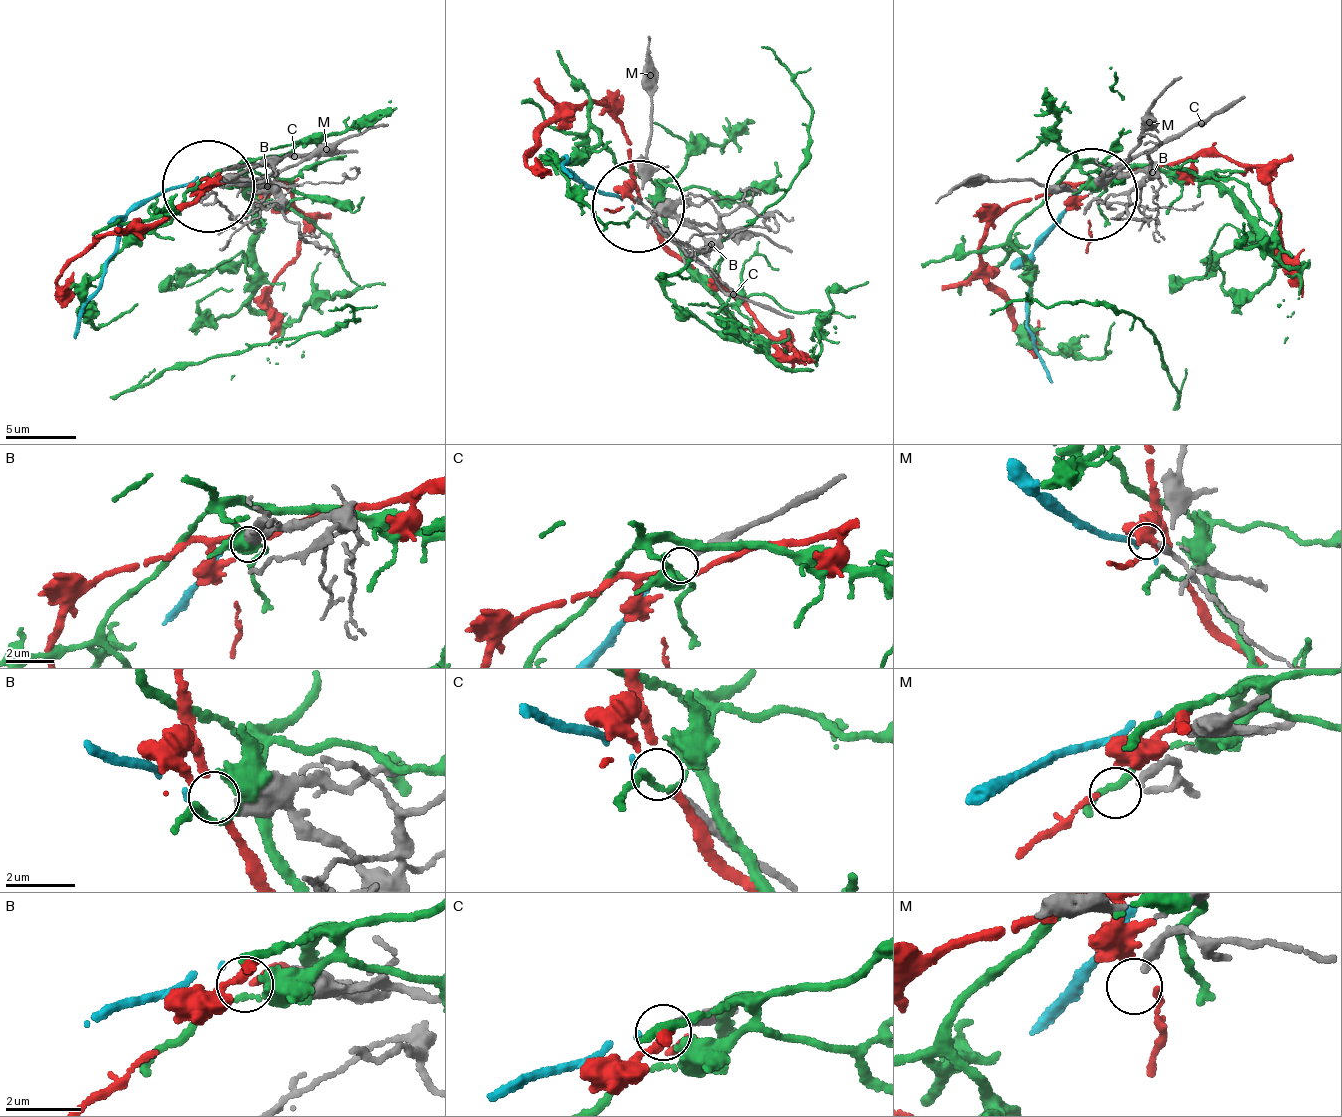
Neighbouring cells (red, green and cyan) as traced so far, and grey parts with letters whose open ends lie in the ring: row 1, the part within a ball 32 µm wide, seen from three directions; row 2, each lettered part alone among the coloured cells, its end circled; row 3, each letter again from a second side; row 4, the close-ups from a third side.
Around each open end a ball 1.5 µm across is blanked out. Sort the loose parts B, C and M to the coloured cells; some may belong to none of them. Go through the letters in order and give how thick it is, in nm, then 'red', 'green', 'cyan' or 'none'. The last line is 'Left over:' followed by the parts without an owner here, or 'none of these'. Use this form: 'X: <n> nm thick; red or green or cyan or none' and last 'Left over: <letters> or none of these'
B: 550 nm thick; none
C: 220 nm thick; cyan
M: 280 nm thick; none
Left over: B, M

